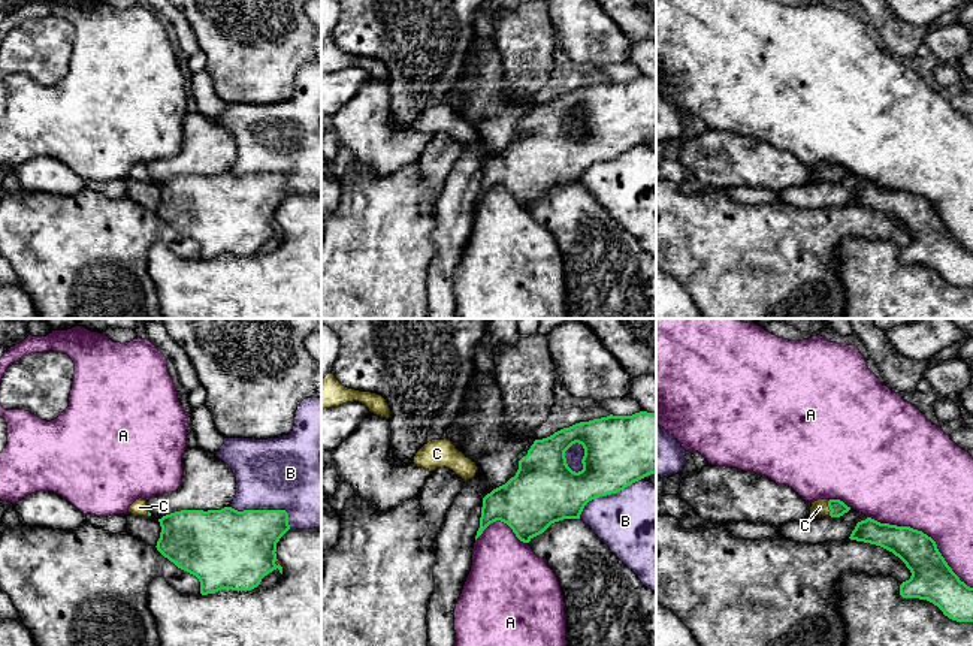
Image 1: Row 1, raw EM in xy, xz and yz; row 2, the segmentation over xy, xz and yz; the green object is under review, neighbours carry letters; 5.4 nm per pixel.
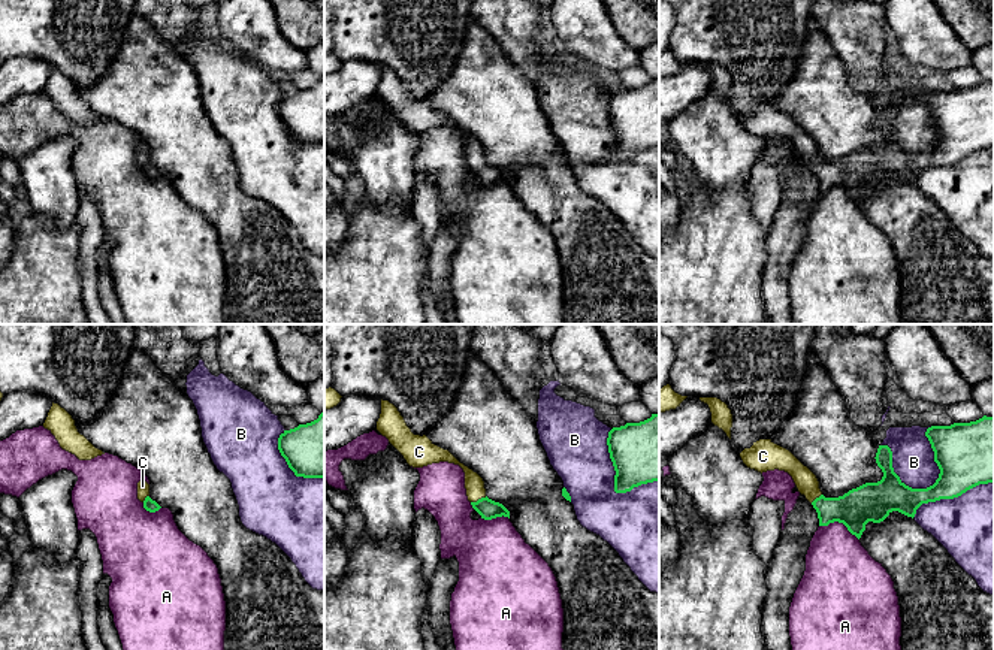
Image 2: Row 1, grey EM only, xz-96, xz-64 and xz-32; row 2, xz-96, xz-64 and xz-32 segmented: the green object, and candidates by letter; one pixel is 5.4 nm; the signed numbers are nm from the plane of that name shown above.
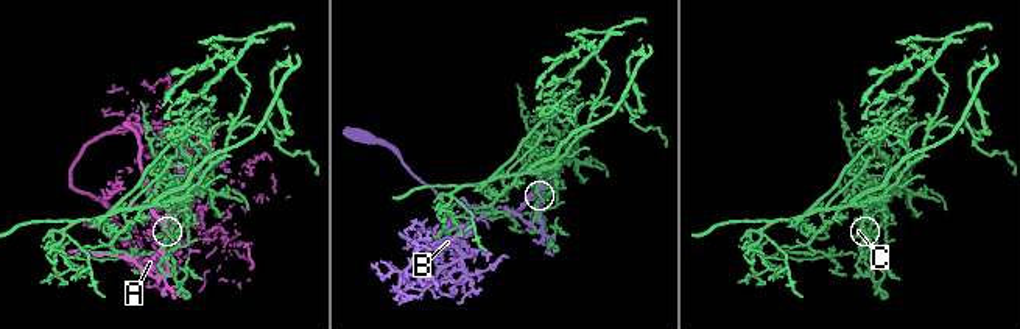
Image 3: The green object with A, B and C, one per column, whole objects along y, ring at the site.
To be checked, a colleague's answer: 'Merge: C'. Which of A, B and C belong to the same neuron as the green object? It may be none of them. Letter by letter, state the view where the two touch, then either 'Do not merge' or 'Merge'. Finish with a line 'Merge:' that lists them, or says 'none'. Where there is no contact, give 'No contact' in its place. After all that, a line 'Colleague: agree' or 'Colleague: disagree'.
A: Touches green in yz. Do not merge
B: Touches green in xy. Do not merge
C: Touches green in yz. Merge
Merge: C
Colleague: agree

